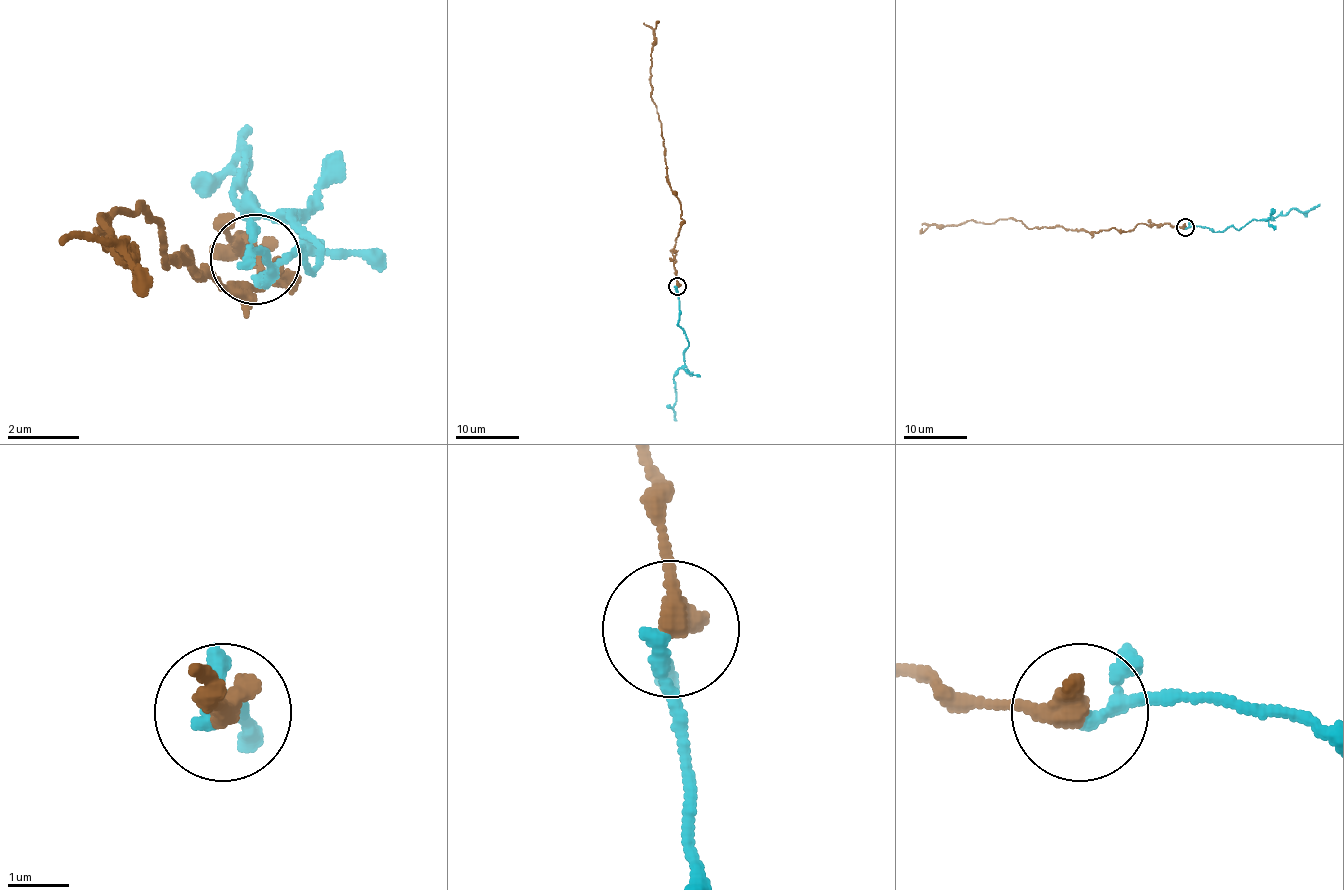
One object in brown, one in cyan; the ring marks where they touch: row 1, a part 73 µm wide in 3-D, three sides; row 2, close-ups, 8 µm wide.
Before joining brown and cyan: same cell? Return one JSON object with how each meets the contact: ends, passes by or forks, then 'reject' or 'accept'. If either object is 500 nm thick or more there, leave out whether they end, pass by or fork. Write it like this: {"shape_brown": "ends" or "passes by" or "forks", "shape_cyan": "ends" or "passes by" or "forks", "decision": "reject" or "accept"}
{"shape_brown": "ends", "shape_cyan": "passes by", "decision": "accept"}

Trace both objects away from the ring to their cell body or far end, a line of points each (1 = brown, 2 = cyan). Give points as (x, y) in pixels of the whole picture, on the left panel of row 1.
1: (257, 261), (239, 234), (275, 279), (203, 279), (122, 207), (104, 243), (149, 297)
2: (257, 261), (266, 252), (266, 288), (257, 279), (293, 252), (320, 261), (293, 216), (230, 198), (248, 126)

